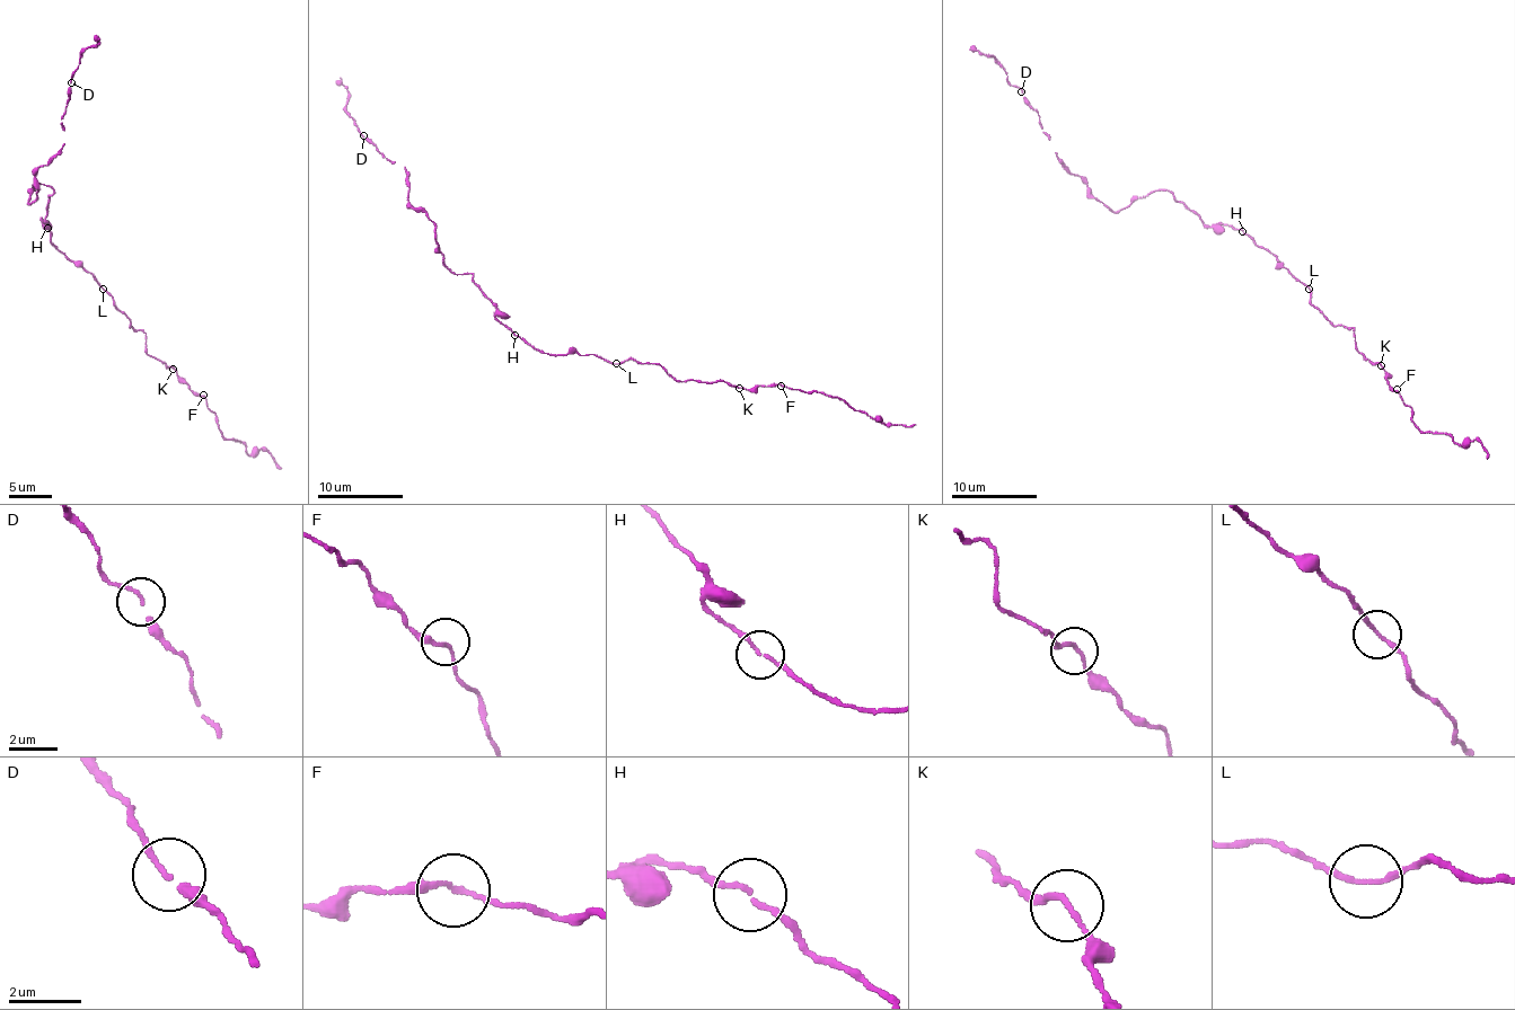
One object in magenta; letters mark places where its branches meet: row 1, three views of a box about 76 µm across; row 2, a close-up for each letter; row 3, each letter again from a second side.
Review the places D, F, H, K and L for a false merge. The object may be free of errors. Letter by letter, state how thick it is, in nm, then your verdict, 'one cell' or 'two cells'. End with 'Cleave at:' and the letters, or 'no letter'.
D: 140 nm thick; one cell
F: 140 nm thick; one cell
H: 130 nm thick; one cell
K: 140 nm thick; one cell
L: 140 nm thick; one cell
Cleave at: no letter

